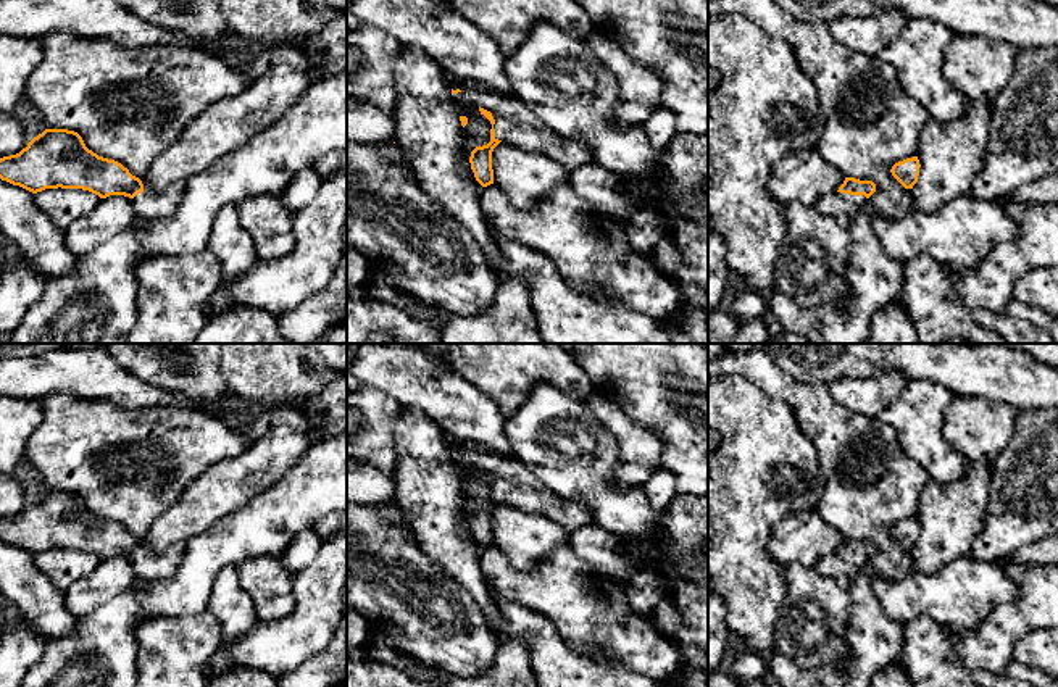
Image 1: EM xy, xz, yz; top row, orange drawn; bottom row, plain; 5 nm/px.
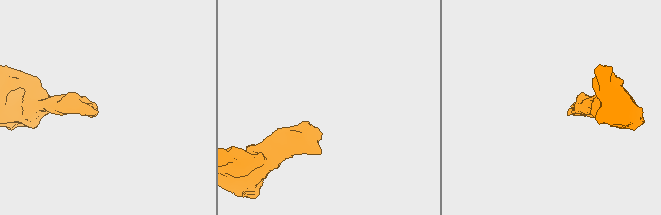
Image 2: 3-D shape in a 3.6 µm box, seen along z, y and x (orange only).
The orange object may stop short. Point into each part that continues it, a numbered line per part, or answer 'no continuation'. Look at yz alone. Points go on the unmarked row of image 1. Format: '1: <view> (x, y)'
1: yz (844, 568)

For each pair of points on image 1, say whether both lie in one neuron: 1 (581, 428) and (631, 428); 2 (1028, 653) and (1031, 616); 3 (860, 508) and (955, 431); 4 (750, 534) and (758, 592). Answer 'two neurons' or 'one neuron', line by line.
1: two neurons
2: two neurons
3: two neurons
4: one neuron

